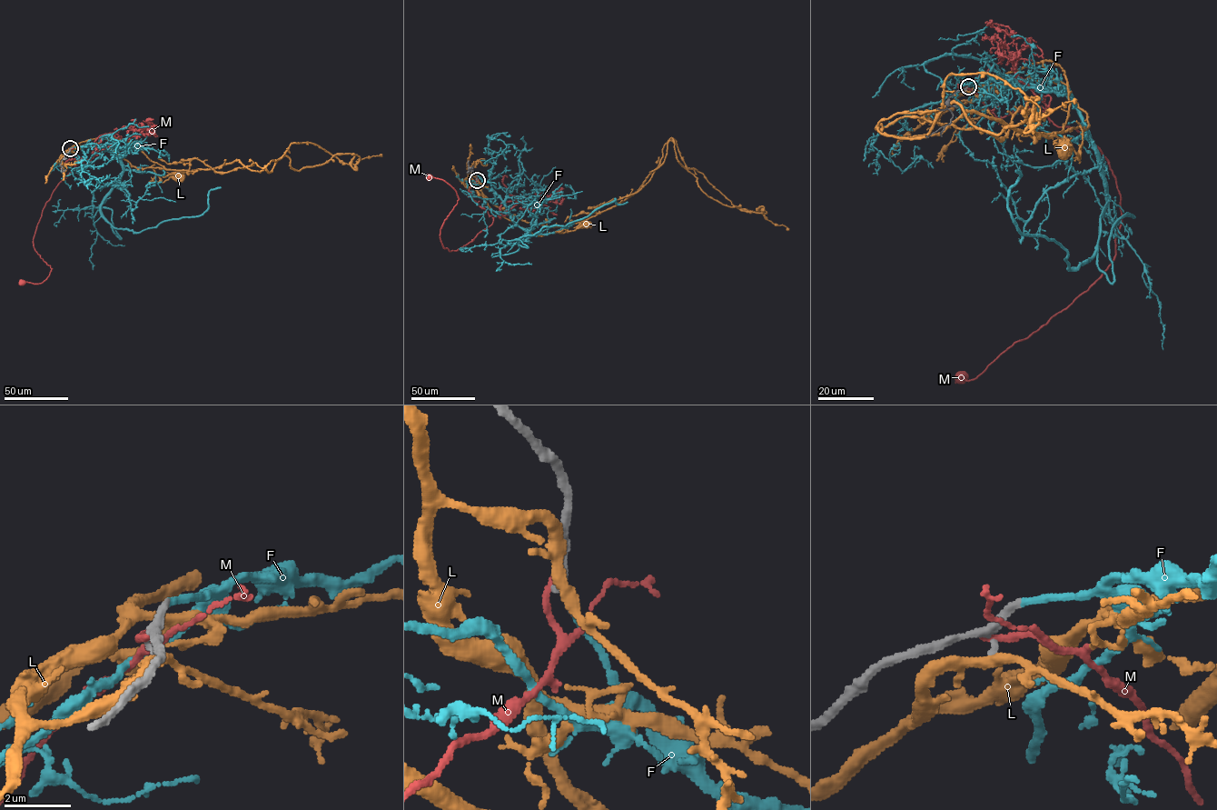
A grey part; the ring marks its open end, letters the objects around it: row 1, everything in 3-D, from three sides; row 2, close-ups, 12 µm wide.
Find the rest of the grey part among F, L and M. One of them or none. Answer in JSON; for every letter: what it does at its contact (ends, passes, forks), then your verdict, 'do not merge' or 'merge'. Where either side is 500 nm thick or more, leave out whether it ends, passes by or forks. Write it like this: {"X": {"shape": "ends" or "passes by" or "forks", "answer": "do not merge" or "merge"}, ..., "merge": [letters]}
{"F": {"shape": "ends", "answer": "merge"}, "L": {"shape": "passes by", "answer": "do not merge"}, "M": {"shape": "ends", "answer": "do not merge"}, "merge": ["F"]}

